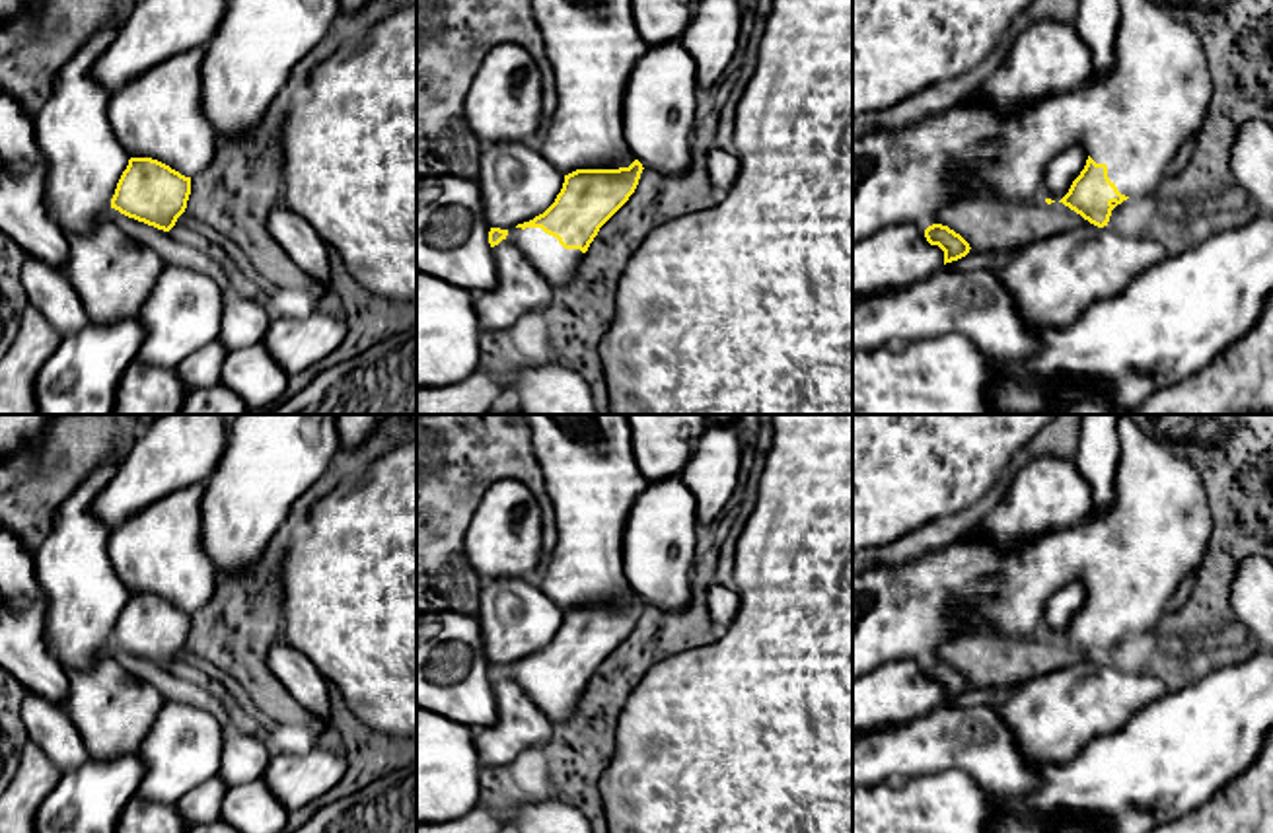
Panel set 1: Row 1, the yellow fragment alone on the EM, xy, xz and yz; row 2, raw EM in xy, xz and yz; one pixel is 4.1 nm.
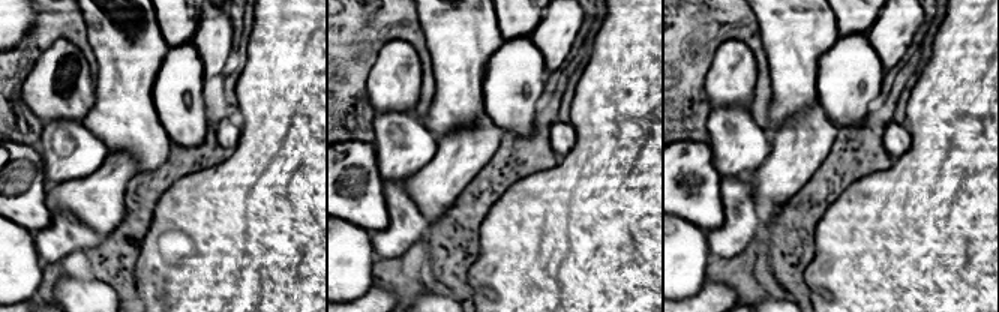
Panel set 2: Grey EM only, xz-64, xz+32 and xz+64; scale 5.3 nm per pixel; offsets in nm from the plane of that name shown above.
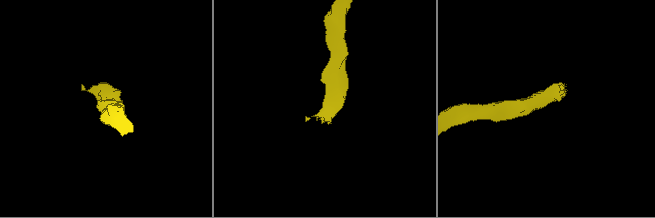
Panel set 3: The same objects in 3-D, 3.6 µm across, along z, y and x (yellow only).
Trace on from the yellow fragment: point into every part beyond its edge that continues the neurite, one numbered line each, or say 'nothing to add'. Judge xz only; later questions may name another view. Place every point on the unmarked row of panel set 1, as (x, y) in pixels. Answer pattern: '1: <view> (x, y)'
1: xz (590, 473)

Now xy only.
1: xy (158, 551)

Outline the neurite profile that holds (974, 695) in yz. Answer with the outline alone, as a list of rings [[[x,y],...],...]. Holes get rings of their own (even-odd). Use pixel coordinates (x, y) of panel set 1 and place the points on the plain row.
[[[969,685],[969,689],[958,697],[946,699],[946,706],[975,706],[975,705],[999,705],[1000,695],[997,689]]]

